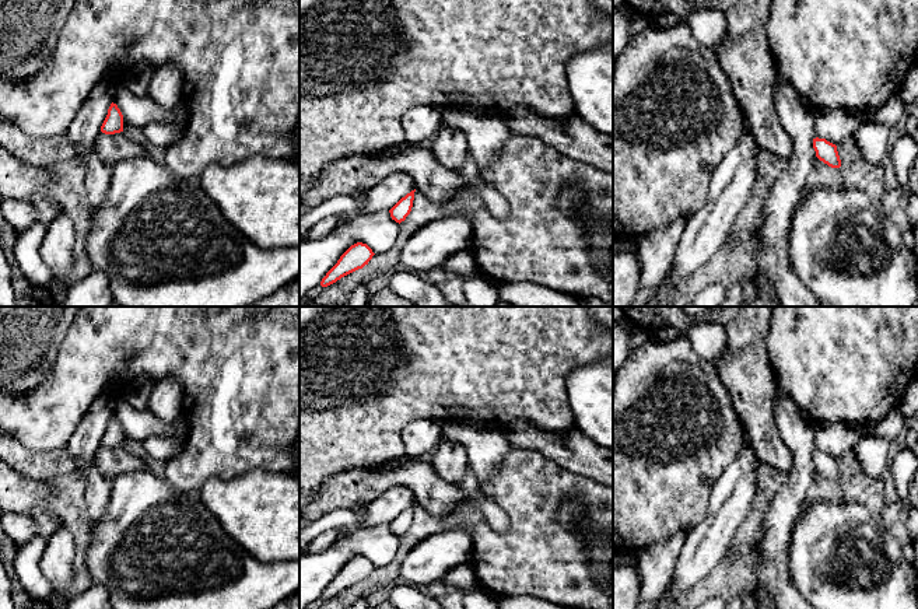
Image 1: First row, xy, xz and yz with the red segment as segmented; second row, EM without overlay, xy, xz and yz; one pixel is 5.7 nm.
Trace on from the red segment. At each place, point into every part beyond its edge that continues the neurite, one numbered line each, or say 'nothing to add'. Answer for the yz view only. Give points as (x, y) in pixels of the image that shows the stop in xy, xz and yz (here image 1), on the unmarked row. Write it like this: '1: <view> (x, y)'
nothing to add

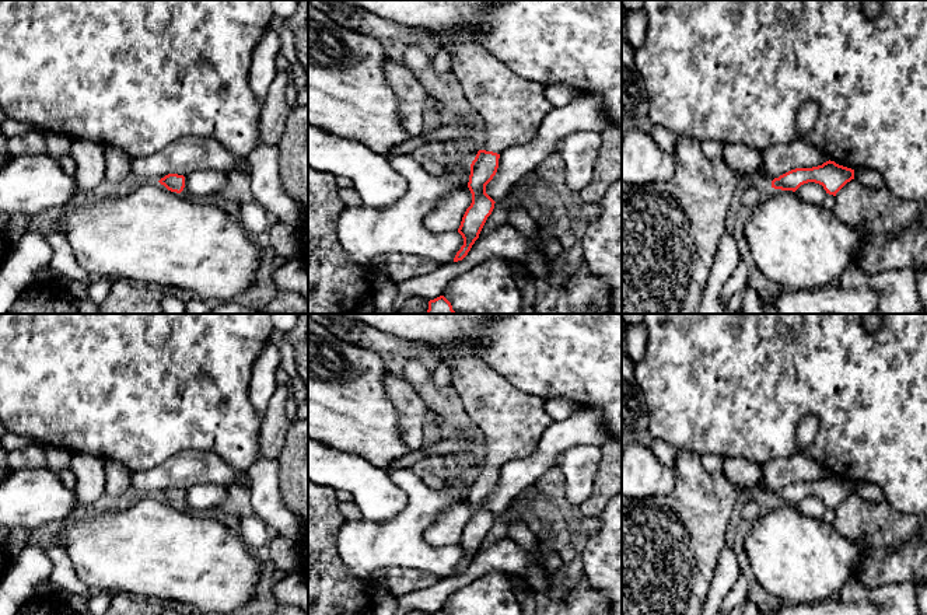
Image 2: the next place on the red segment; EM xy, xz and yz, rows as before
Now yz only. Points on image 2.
1: yz (671, 544)

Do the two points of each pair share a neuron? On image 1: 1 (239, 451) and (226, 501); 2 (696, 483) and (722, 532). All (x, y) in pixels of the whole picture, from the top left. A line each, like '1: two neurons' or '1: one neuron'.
1: two neurons
2: two neurons

